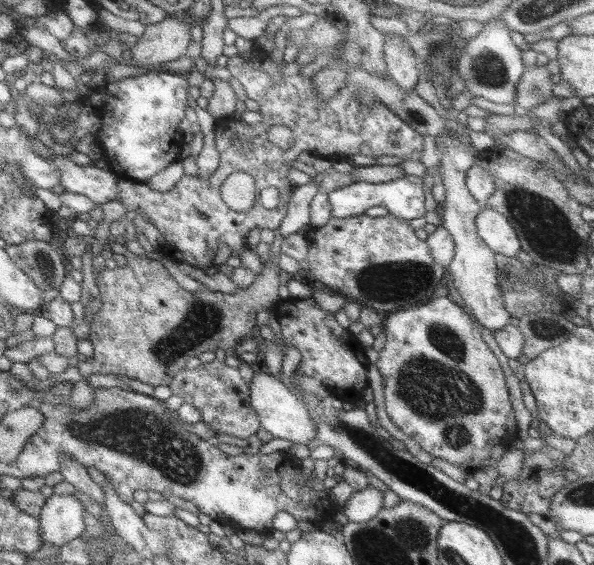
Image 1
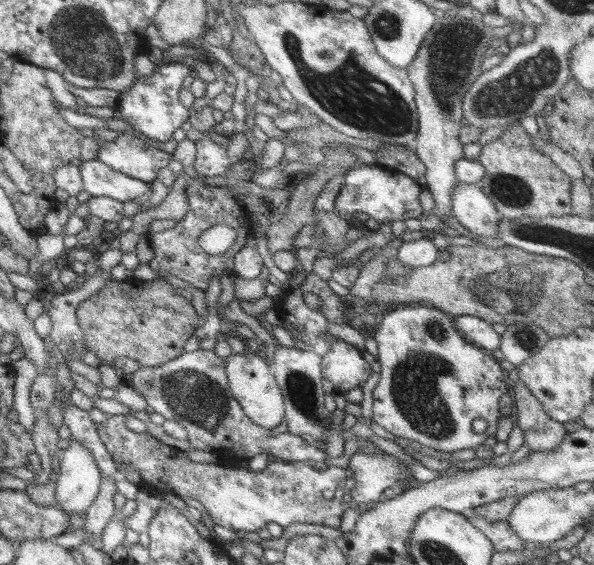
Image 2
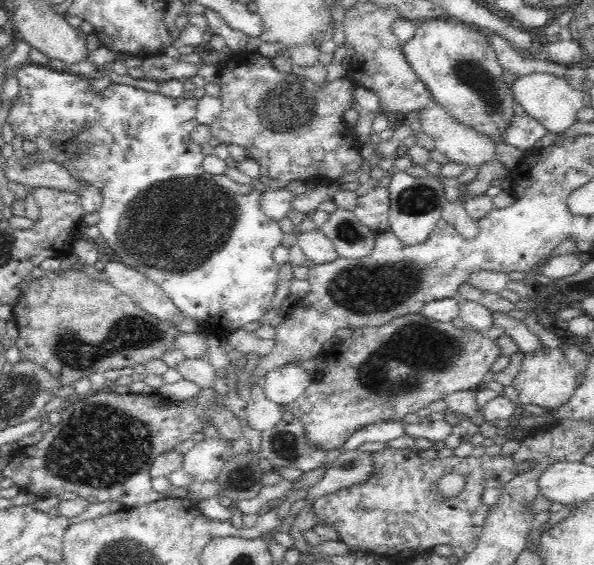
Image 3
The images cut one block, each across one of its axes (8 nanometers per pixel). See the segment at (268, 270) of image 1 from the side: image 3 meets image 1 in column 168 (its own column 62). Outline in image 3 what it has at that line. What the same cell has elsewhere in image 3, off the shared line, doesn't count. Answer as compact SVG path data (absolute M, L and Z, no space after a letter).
M70 269L64 274L47 272L38 280L32 279L28 289L12 306L12 319L18 326L15 344L20 350L19 360L45 368L62 385L74 385L76 380L96 372L133 368L136 364L146 364L148 360L162 359L166 352L176 350L176 342L181 334L176 325L144 312L116 285L110 281L96 280L85 270Z

